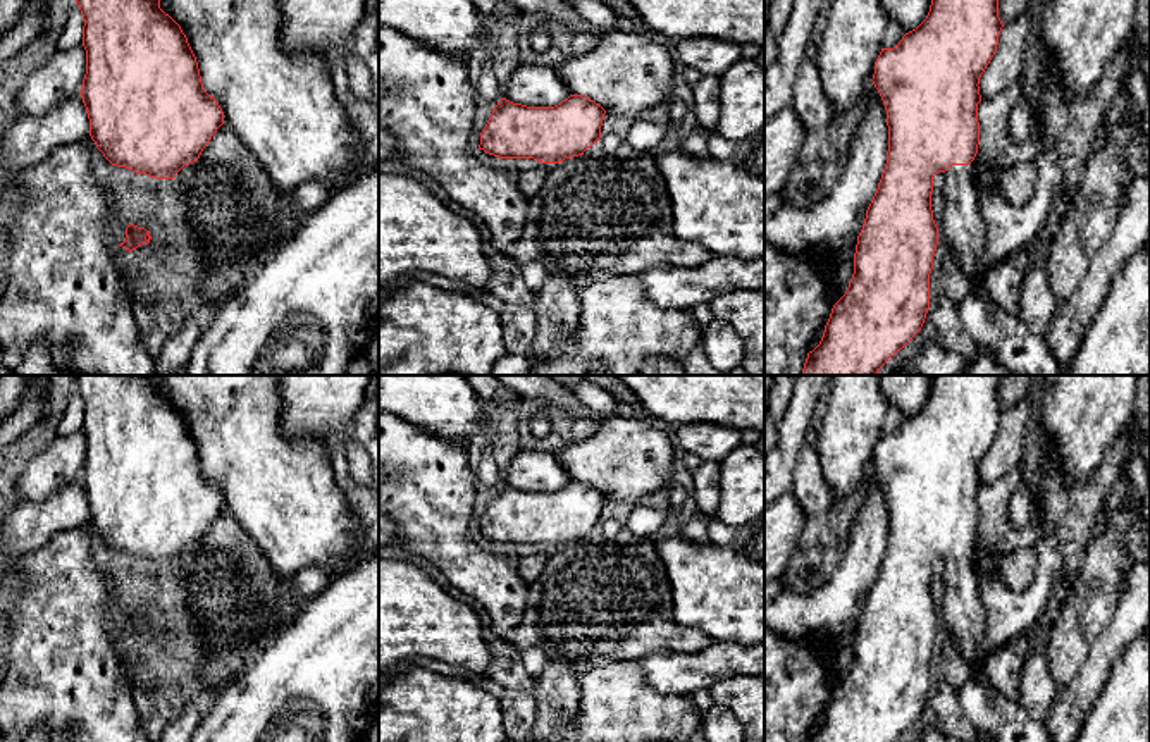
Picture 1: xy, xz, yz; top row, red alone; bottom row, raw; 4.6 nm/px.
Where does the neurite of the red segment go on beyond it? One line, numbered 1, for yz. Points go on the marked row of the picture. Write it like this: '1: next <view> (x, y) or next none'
1: next yz (1004, 336)

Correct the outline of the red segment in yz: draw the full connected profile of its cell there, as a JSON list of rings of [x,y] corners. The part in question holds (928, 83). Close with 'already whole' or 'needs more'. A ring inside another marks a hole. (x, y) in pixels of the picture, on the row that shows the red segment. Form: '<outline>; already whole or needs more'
[[[931,0],[931,5],[930,5],[930,12],[926,15],[926,19],[912,31],[906,33],[902,36],[902,40],[893,46],[893,48],[881,48],[876,62],[875,62],[875,74],[873,74],[873,84],[875,88],[878,90],[881,100],[883,100],[883,105],[885,105],[885,110],[887,110],[887,126],[888,126],[888,151],[887,151],[887,164],[885,164],[885,169],[883,169],[883,174],[881,174],[881,179],[878,182],[878,189],[866,210],[866,219],[864,219],[864,224],[862,224],[862,229],[857,236],[857,244],[856,244],[856,253],[854,253],[854,274],[852,274],[852,279],[849,282],[849,288],[845,291],[845,294],[833,305],[832,308],[832,313],[830,313],[830,318],[825,325],[825,332],[823,332],[823,337],[819,341],[819,344],[807,353],[807,358],[806,358],[806,363],[804,363],[804,368],[802,368],[802,374],[801,375],[876,375],[880,372],[880,368],[897,353],[900,351],[923,327],[924,324],[924,318],[926,318],[926,313],[928,313],[928,308],[930,308],[930,274],[931,274],[931,269],[933,269],[933,255],[937,251],[937,244],[938,244],[938,231],[942,229],[943,231],[943,239],[947,243],[947,246],[954,251],[954,255],[957,257],[959,263],[961,263],[961,269],[962,272],[969,277],[969,282],[971,282],[971,289],[968,293],[968,296],[957,305],[957,313],[961,317],[961,322],[962,325],[966,327],[966,331],[971,334],[971,337],[978,343],[978,346],[990,353],[1002,367],[1005,367],[1007,370],[1011,370],[1014,375],[1066,375],[1067,368],[1064,368],[1057,358],[1054,356],[1054,353],[1050,351],[1050,348],[1047,346],[1047,341],[1036,334],[1033,334],[1019,317],[1016,315],[1011,315],[1007,313],[1005,310],[1002,310],[985,291],[985,274],[988,270],[988,267],[985,265],[983,262],[983,243],[985,243],[985,222],[983,222],[983,217],[981,217],[981,210],[980,210],[980,205],[978,205],[978,193],[974,189],[974,184],[973,184],[973,167],[969,165],[976,153],[978,153],[978,145],[980,145],[980,122],[978,122],[978,103],[981,102],[981,95],[980,95],[980,77],[981,74],[985,72],[986,65],[990,64],[992,57],[995,55],[997,52],[997,45],[999,45],[999,34],[1002,31],[1004,24],[999,17],[999,0]],[[942,172],[943,174],[943,217],[942,217],[942,227],[938,229],[935,220],[933,220],[933,210],[931,210],[931,191],[933,191],[933,177]]]; needs more

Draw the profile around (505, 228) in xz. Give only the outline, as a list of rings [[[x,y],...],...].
[[[379,28],[379,124],[396,138],[398,160],[429,174],[489,231],[491,246],[506,250],[520,239],[525,229],[529,198],[518,189],[518,174],[515,170],[496,170],[482,165],[473,157],[470,138],[477,102],[473,76],[467,67],[467,59],[411,41],[391,28]]]

